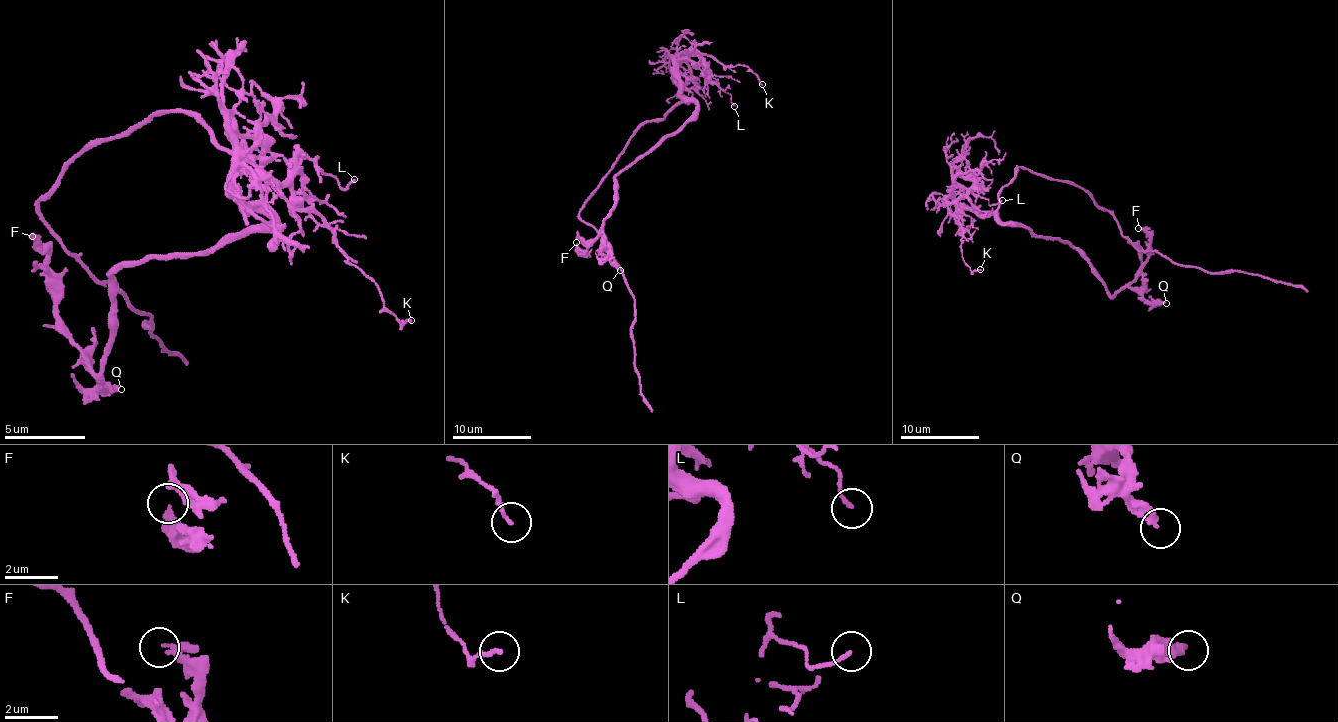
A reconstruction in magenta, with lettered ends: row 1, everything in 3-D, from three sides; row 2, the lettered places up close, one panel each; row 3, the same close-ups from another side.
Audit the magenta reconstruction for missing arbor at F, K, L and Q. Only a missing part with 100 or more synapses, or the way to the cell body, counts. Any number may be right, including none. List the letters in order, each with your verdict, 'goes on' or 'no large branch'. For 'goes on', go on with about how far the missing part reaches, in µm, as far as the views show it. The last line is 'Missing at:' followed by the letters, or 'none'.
F: no large branch
K: no large branch
L: no large branch
Q: no large branch
Missing at: none

